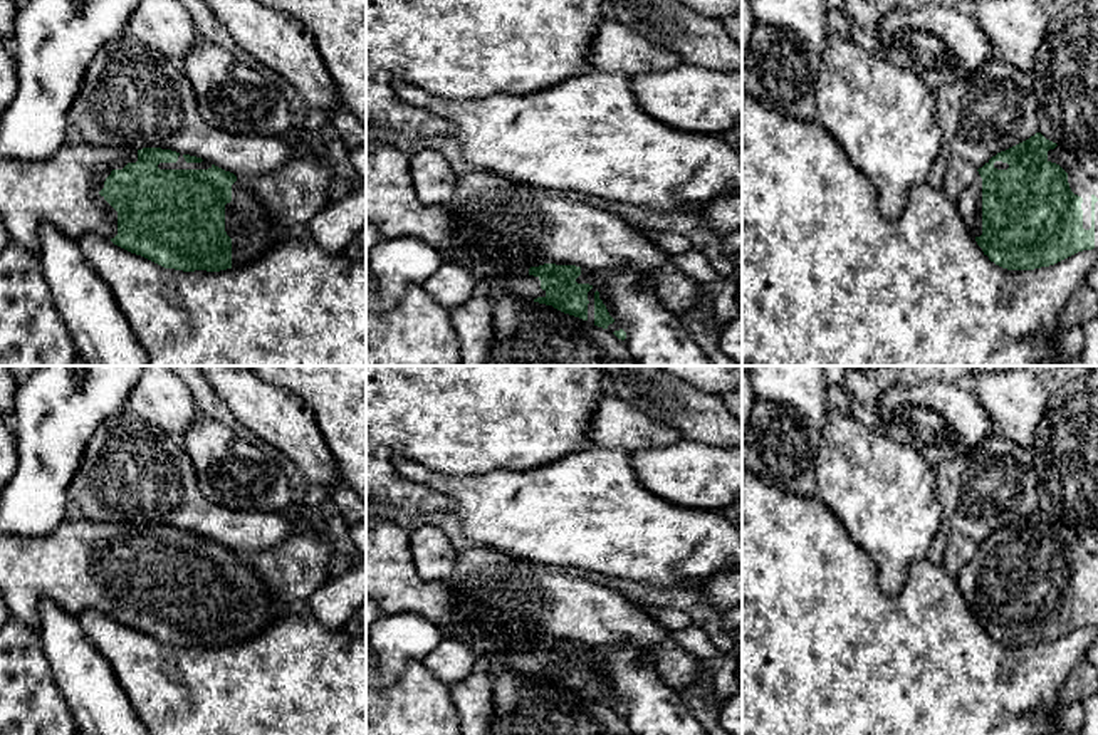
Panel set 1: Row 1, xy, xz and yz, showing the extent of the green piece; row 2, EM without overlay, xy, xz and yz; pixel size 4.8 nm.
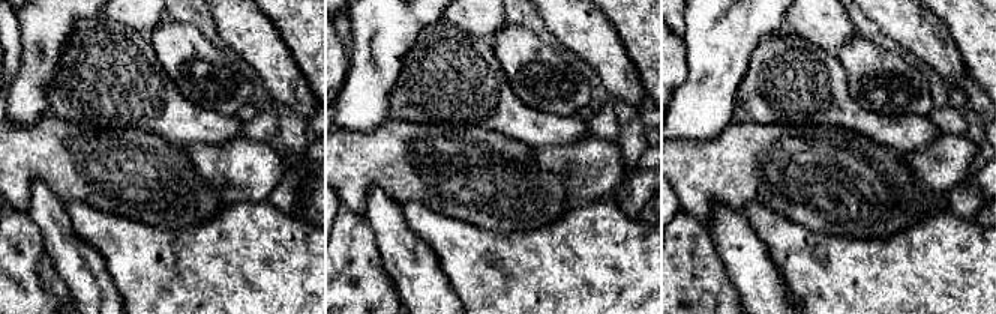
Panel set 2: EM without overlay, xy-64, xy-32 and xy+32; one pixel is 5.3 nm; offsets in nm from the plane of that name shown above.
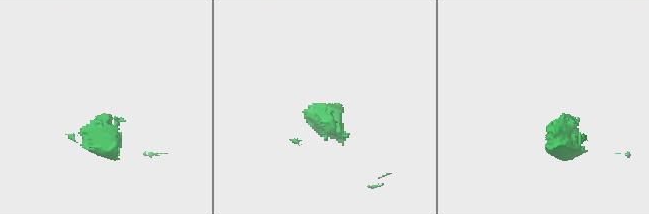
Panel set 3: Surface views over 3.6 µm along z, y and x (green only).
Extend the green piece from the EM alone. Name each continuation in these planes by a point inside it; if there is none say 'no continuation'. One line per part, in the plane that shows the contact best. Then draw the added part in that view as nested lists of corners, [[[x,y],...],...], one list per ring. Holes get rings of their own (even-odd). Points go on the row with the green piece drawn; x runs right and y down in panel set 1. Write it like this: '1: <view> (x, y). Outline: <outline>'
1: yz (1082, 183). Outline: [[[1063,146],[1048,151],[1048,161],[1059,164],[1068,173],[1068,183],[1074,195],[1083,198],[1083,228],[1091,228],[1091,196],[1098,198],[1098,178],[1088,175],[1076,156]]]

